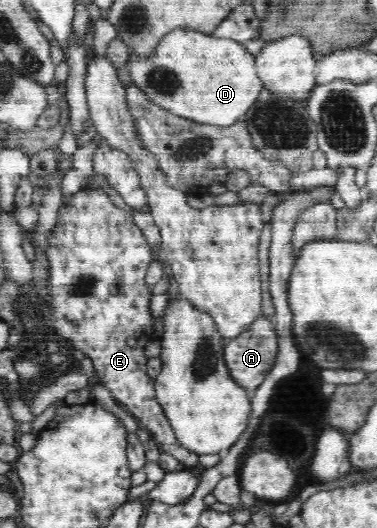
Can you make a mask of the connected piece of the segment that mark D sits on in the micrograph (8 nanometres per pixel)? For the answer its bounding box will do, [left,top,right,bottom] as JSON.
[127,28,263,127]

